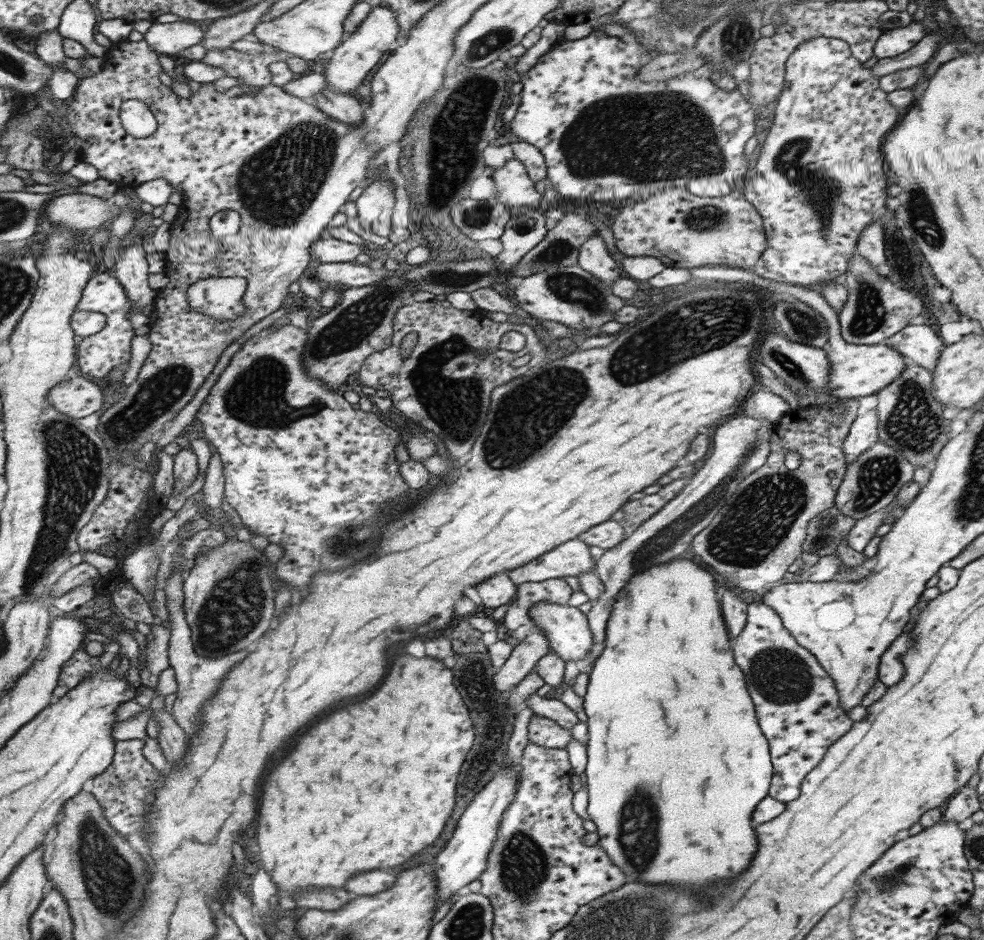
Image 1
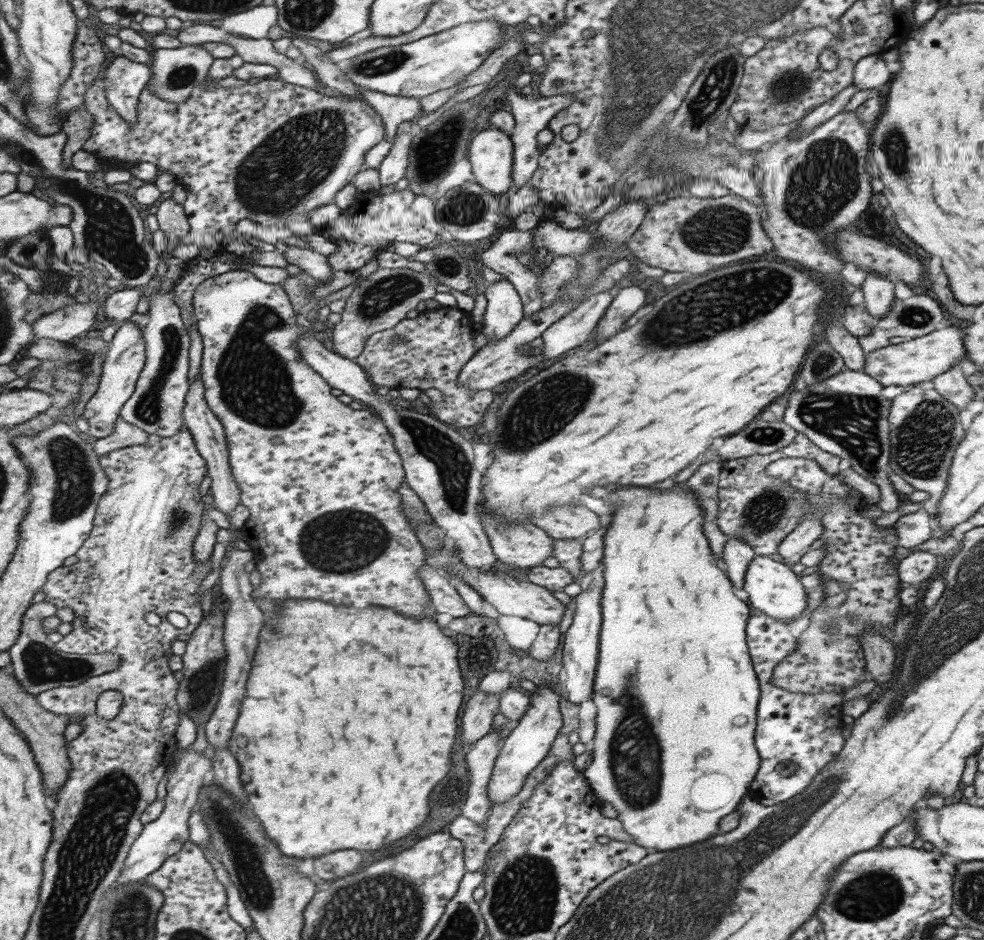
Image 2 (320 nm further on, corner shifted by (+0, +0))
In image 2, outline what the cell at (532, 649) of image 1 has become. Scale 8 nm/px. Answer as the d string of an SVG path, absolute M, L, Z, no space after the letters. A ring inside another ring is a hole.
M498 694L470 696L461 712L459 742L462 746L473 745L491 729L492 716L498 711Z

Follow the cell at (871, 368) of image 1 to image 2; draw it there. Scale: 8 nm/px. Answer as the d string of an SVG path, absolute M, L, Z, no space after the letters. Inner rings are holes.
M946 326L941 330L933 330L927 334L904 340L898 344L887 344L865 355L864 370L866 375L877 380L882 387L919 385L931 381L949 370L954 364L964 359L966 350L962 343L965 331L957 326Z

